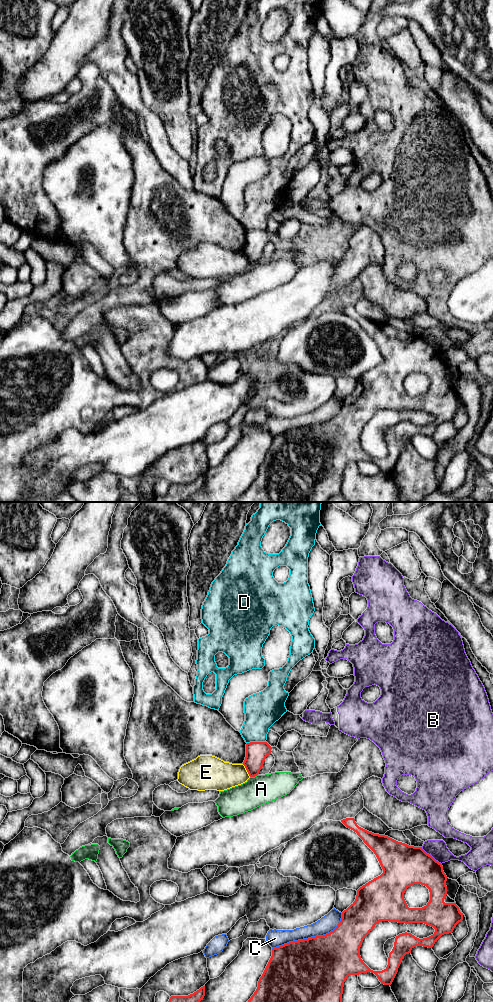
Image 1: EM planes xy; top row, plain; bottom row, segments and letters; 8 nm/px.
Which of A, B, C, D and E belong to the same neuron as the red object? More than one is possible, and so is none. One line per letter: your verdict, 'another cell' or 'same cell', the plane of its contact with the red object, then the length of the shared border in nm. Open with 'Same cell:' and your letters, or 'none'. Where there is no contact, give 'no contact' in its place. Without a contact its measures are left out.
Same cell: none
A: another cell; meets red in xy; contact 70 nm long
B: another cell; meets red in xy; contact 220 nm long
C: another cell; meets red in xy; contact 650 nm long
D: another cell; meets red in xy; contact 150 nm long
E: another cell; meets red in xy; contact 120 nm long

